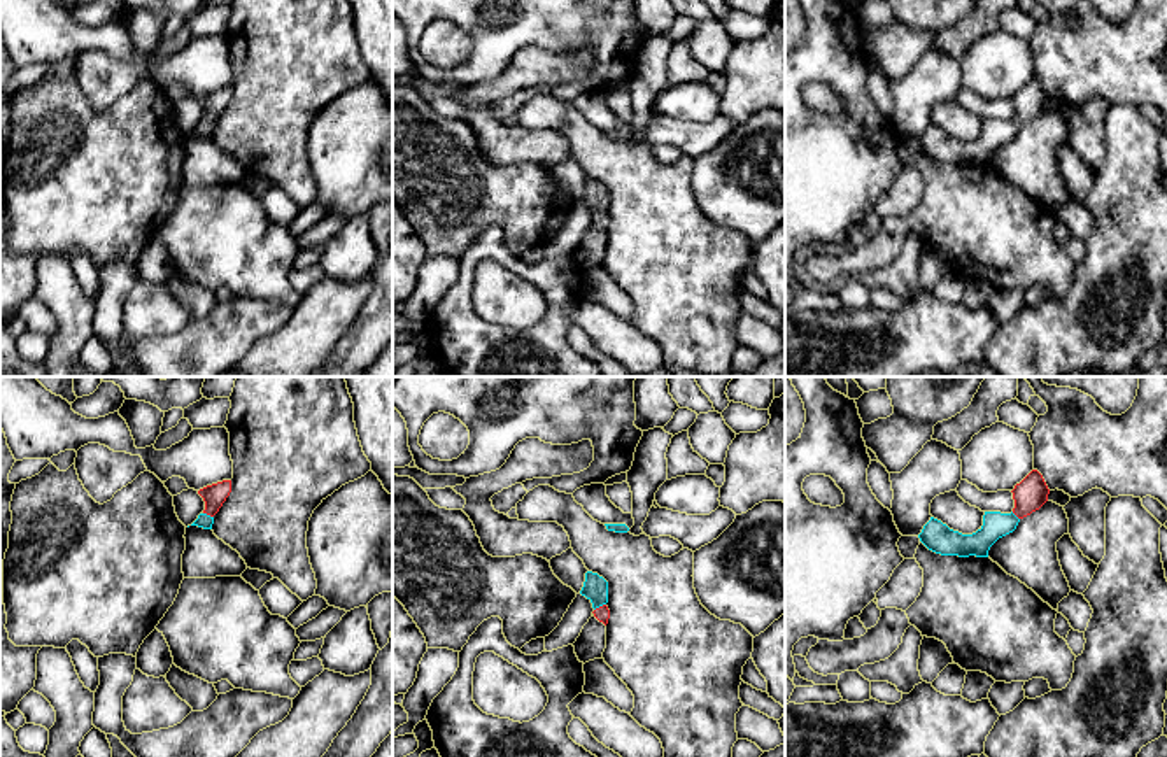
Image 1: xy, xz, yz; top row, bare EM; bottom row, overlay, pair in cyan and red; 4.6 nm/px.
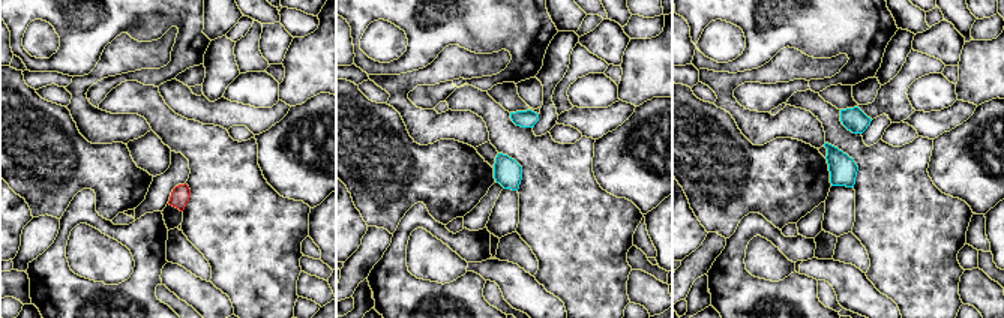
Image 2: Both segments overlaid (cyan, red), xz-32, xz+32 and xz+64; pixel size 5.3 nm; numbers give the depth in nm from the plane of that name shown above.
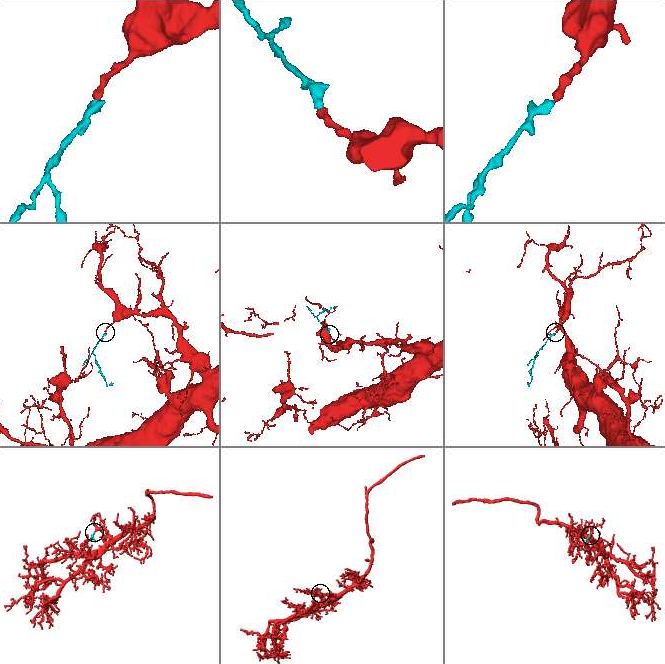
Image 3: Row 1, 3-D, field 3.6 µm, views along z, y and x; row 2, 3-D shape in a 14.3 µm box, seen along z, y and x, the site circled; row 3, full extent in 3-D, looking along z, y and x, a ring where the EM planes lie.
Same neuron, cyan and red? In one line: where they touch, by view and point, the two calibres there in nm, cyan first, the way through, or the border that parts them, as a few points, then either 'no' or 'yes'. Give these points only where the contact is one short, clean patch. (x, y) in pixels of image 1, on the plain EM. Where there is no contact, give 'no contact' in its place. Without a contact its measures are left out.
contact xz (600, 212); calibres 110 and 70 nm; way xz (594, 195), (600, 212), (601, 221); yes

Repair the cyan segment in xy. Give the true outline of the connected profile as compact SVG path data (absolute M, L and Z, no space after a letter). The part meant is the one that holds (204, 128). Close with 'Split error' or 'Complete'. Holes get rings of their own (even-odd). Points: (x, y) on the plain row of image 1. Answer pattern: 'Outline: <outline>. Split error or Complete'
Outline: M223 88L200 96L198 102L205 109L205 117L198 123L198 126L191 133L212 137L214 123L219 119L230 100L231 100L231 88Z. Split error

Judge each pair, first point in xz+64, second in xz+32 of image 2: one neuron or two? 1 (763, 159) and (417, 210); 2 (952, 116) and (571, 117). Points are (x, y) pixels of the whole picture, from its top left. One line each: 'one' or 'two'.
1: two
2: one

